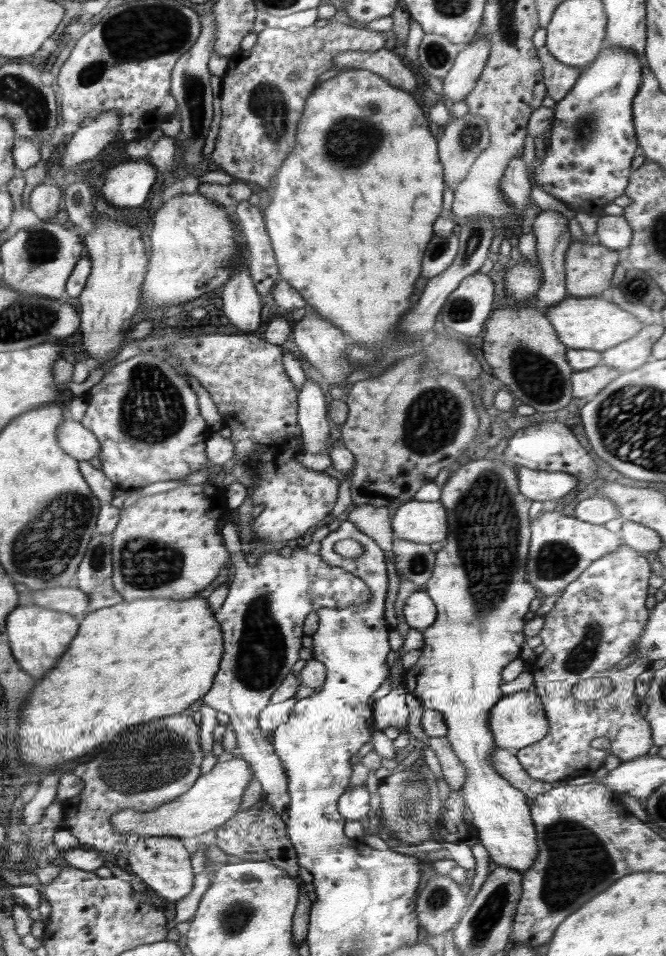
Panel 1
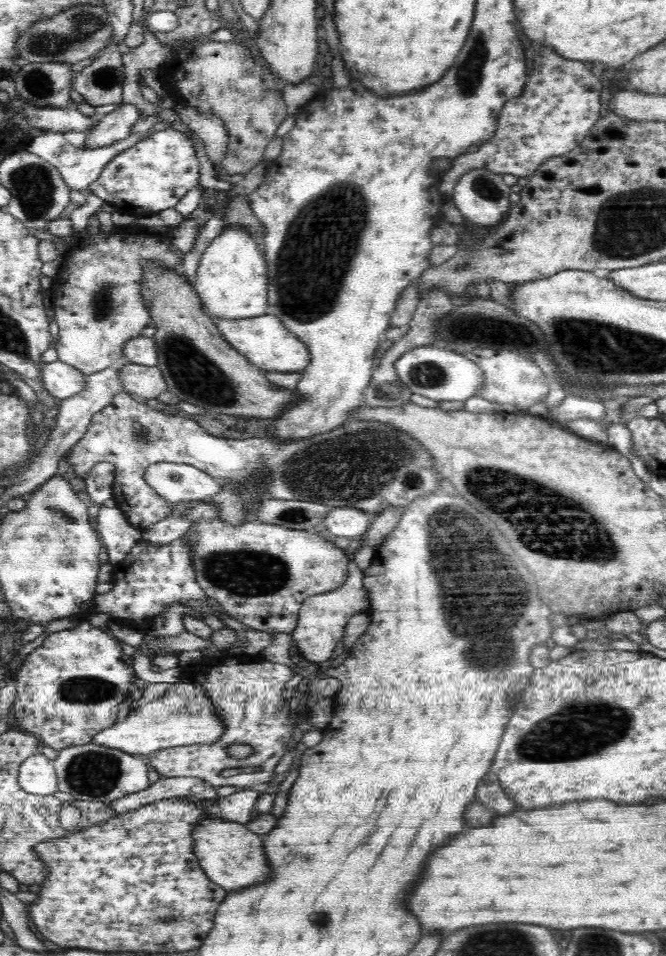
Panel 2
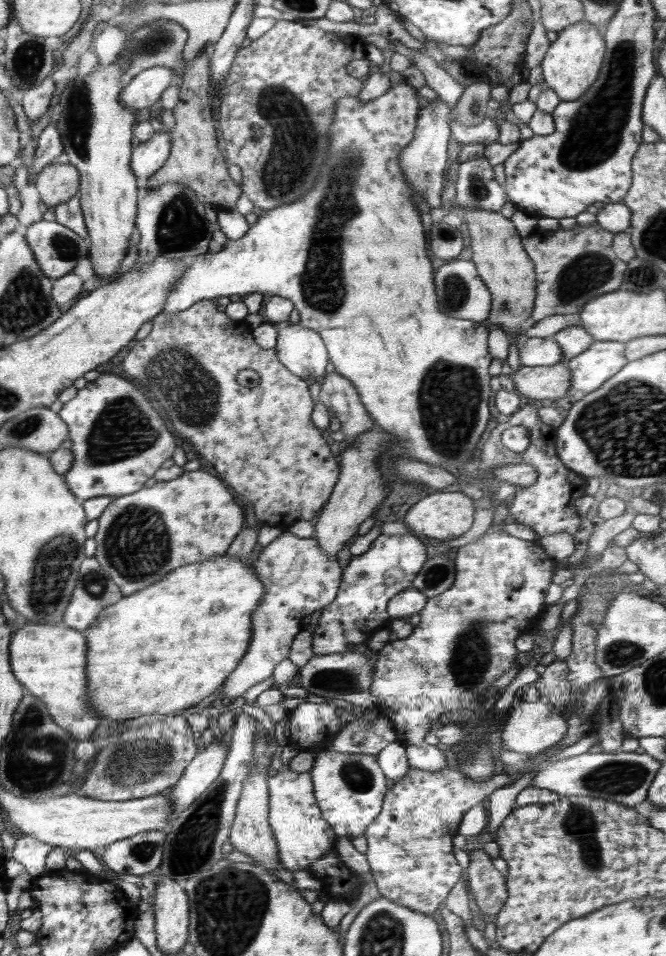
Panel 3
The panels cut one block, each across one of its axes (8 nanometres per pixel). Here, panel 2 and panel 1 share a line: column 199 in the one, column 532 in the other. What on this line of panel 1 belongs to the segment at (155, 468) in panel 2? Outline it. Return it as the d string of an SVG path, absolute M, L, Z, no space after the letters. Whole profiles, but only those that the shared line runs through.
M516 466L518 490L530 500L554 500L573 491L579 483L572 474L565 472L544 472Z

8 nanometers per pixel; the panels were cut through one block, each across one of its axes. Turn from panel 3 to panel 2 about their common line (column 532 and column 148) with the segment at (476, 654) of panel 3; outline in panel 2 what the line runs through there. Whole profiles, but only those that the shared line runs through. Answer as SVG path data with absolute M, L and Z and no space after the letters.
M184 536L165 545L140 541L123 562L115 566L111 582L114 588L106 594L100 594L92 602L96 613L110 615L112 622L124 623L131 629L149 633L154 618L160 615L164 608L172 602L180 600L206 600L213 601L202 591L196 581L196 574L192 569L192 555L189 544Z

